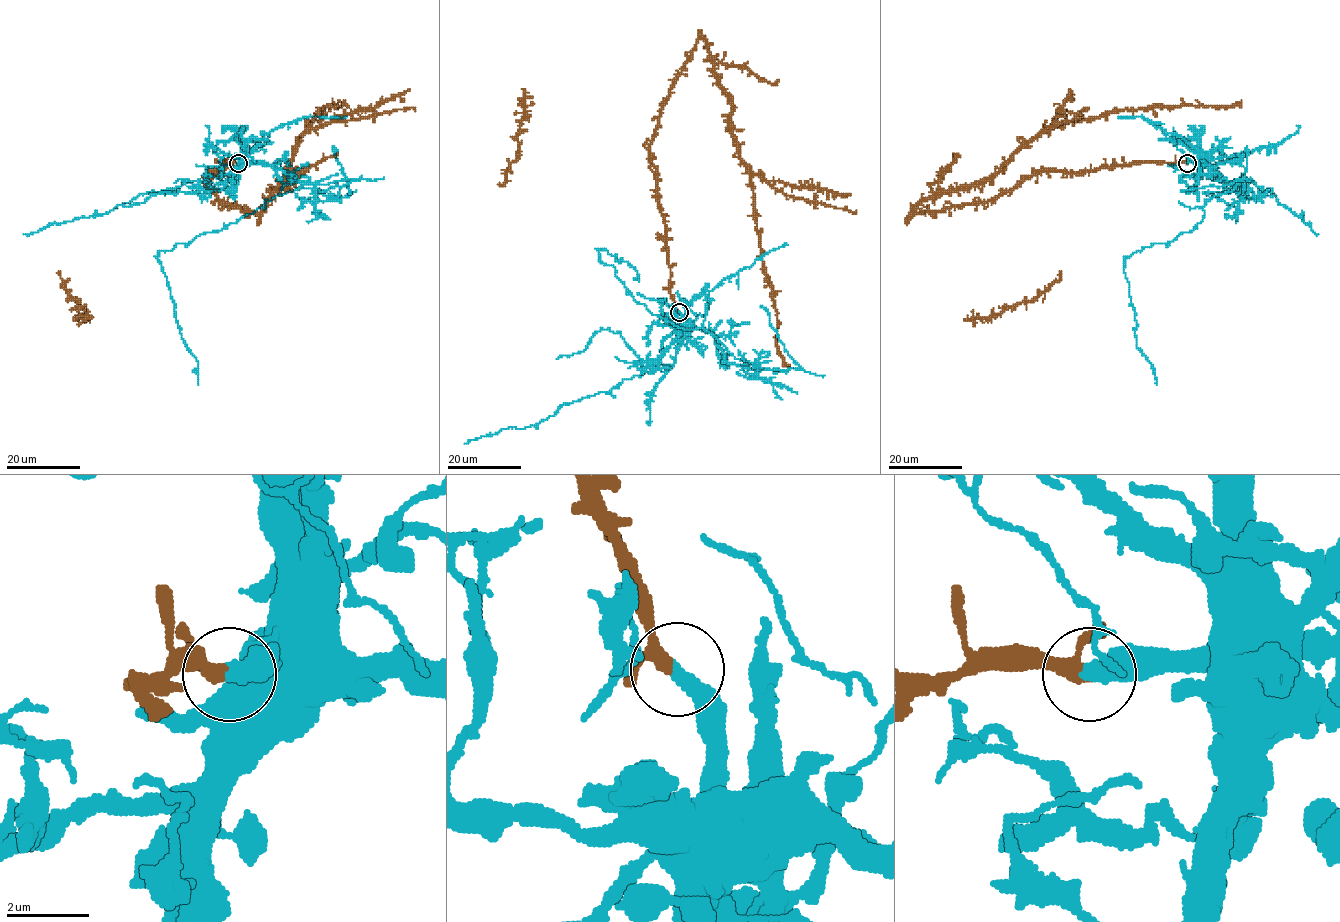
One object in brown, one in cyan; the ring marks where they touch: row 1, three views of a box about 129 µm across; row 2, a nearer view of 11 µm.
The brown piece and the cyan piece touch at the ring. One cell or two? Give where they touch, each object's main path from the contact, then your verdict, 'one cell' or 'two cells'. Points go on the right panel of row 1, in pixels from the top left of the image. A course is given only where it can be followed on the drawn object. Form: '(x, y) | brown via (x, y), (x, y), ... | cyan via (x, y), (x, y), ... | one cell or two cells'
(1187, 163) | brown via (1186, 163), (1033, 173), (987, 200), (912, 213), (924, 200), (987, 181), (1051, 128), (1124, 109), (1242, 107) | cyan via (1186, 163), (1205, 162), (1240, 183), (1215, 195), (1189, 232), (1126, 258), (1136, 346), (1151, 365), (1156, 384) | two cells

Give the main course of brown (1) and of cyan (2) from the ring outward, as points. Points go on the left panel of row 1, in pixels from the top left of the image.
1: (237, 163), (209, 173), (209, 184), (221, 201), (260, 213), (290, 182), (297, 142), (318, 111), (349, 107)
2: (238, 163), (265, 162), (284, 184), (304, 183), (220, 230), (160, 251), (180, 334), (198, 365), (197, 384)

